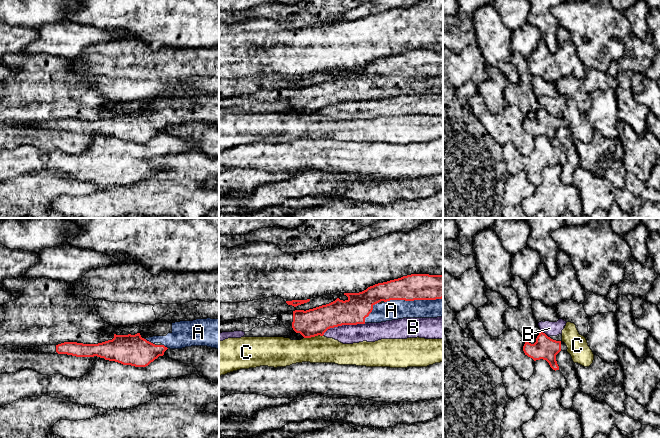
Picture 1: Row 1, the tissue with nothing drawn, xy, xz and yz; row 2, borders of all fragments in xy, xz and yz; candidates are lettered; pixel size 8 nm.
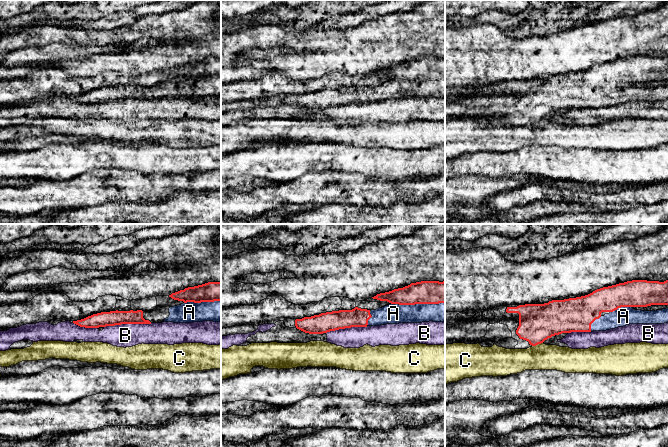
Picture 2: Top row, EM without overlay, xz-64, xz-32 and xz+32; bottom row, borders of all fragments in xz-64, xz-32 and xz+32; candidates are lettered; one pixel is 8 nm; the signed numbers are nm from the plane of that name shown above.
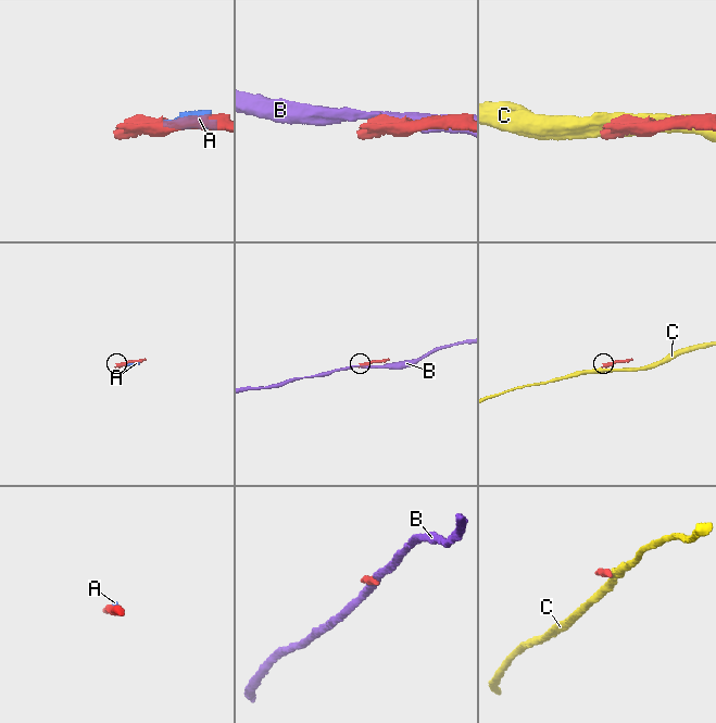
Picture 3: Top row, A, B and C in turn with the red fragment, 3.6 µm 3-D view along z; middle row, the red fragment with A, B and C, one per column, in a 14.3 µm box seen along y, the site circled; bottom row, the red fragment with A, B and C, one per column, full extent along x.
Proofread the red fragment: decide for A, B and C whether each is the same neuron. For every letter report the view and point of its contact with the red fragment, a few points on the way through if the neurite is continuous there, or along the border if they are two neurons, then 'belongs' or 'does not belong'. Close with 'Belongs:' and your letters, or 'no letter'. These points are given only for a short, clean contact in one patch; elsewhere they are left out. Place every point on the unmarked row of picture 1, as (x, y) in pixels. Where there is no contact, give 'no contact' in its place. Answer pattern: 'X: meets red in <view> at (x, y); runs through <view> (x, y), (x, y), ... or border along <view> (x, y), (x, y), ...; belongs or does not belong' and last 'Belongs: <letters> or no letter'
A: meets red in xz at (413, 76); belongs
B: meets red in xz at (343, 100); does not belong
C: meets red in xz at (313, 112); border along xz (322, 111), (304, 114); does not belong
Belongs: A

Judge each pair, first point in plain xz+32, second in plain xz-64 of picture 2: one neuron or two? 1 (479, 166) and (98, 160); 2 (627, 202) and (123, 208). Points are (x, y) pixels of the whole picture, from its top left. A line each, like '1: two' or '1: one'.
1: one
2: two

